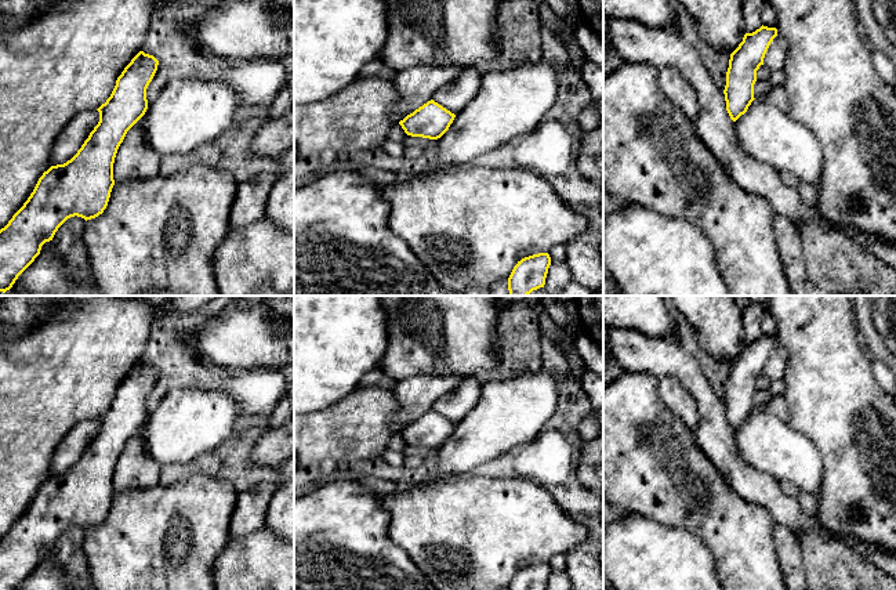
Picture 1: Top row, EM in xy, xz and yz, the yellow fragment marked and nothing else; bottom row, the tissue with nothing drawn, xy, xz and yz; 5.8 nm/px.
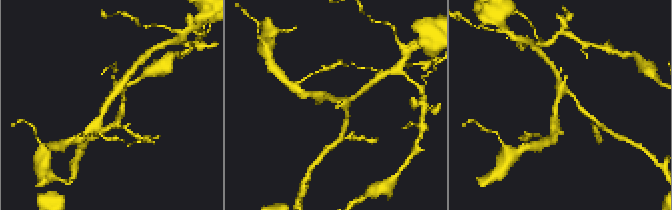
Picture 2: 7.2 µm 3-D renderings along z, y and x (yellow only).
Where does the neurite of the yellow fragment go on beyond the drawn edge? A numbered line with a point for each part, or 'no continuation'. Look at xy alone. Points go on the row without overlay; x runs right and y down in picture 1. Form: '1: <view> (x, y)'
no continuation

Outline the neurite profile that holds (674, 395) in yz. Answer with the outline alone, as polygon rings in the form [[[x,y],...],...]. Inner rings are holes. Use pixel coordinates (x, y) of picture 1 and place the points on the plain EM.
[[[674,376],[657,379],[657,390],[661,402],[694,431],[700,424],[700,412],[692,394]]]

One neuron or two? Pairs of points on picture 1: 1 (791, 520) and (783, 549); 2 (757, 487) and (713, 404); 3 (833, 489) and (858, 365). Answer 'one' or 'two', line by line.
1: two
2: one
3: one

